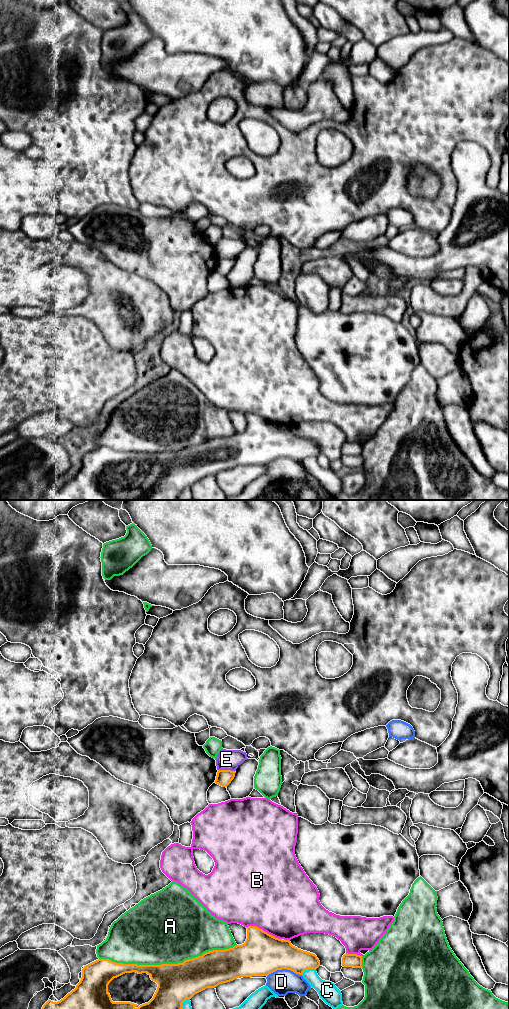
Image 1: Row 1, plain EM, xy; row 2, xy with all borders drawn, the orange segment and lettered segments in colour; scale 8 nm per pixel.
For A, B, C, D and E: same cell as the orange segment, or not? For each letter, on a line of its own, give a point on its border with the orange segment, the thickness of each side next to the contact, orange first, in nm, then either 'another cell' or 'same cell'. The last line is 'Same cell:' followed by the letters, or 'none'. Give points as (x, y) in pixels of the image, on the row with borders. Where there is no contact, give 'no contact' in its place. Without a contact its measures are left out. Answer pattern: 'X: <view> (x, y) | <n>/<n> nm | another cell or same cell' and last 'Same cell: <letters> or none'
A: xy (167, 964) | 300/500 nm | another cell
B: xy (264, 931) | 340/500 nm | another cell
C: xy (308, 968) | 240/160 nm | another cell
D: xy (284, 968) | 340/200 nm | another cell
E: xy (226, 770) | 130/160 nm | another cell
Same cell: none

